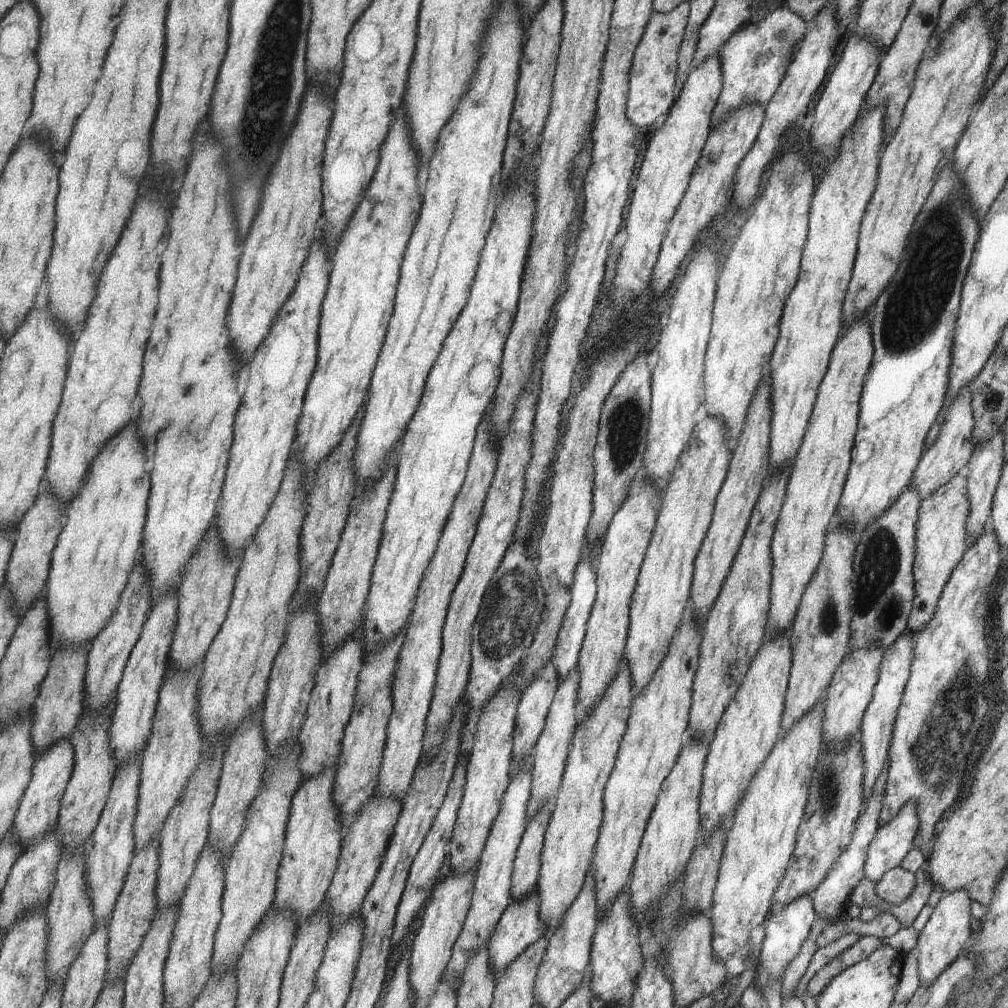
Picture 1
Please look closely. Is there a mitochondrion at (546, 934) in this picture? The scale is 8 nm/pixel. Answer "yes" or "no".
no

